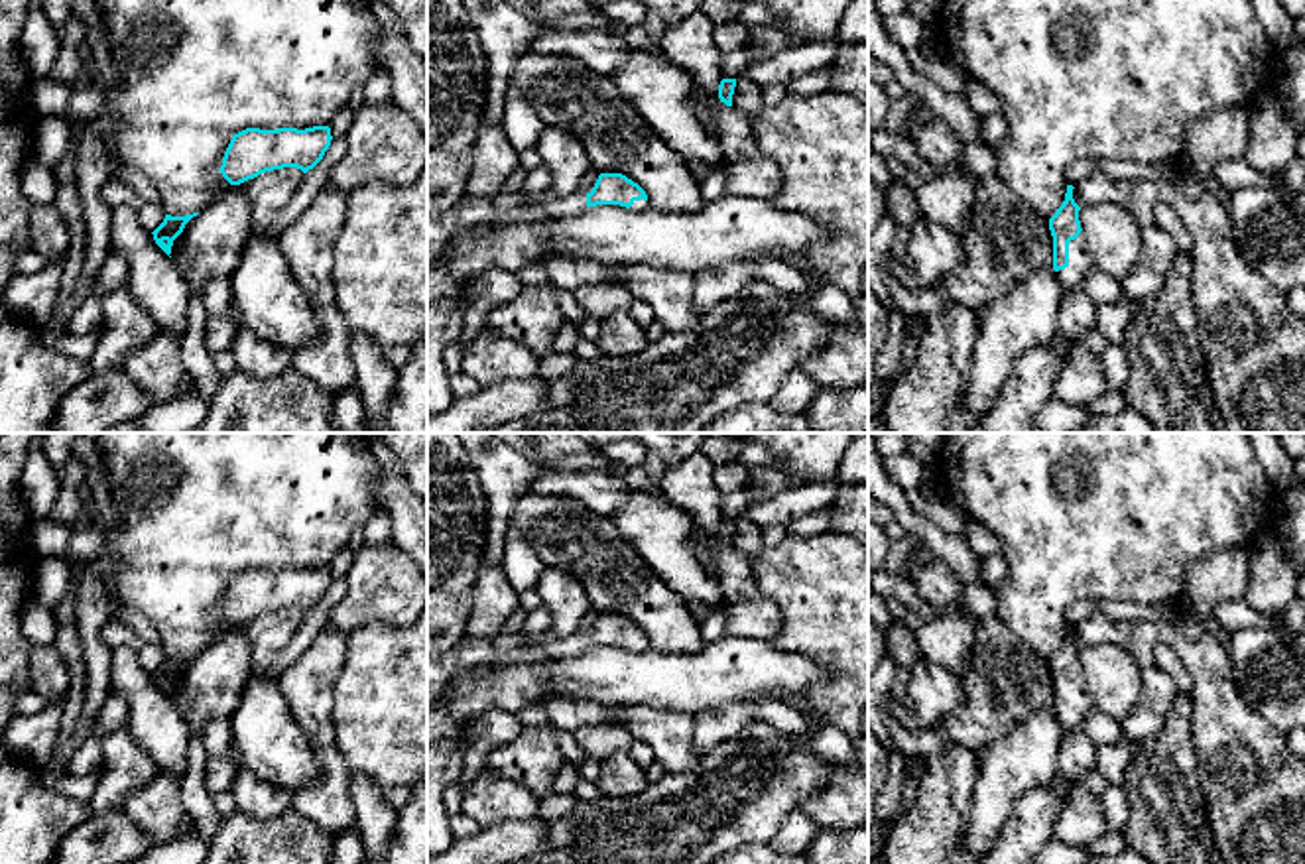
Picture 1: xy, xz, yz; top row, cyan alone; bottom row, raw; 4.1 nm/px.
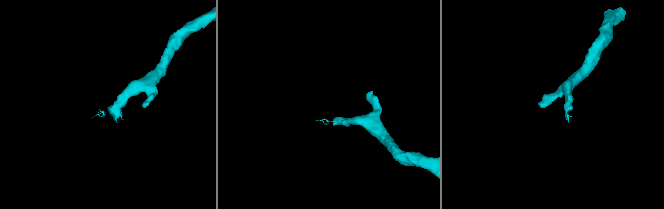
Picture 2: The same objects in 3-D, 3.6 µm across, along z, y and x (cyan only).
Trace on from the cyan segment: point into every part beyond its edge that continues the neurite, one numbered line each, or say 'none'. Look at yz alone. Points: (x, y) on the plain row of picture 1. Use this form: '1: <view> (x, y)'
1: yz (1079, 695)

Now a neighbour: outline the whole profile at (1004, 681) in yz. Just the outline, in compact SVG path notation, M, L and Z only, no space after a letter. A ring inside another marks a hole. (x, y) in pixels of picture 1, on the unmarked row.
M996 614L976 626L959 679L966 703L935 728L970 752L1002 740L1025 716L1053 709L1049 661L1022 644Z

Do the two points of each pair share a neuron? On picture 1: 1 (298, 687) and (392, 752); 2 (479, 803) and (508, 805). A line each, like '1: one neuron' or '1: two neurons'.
1: two neurons
2: one neuron

